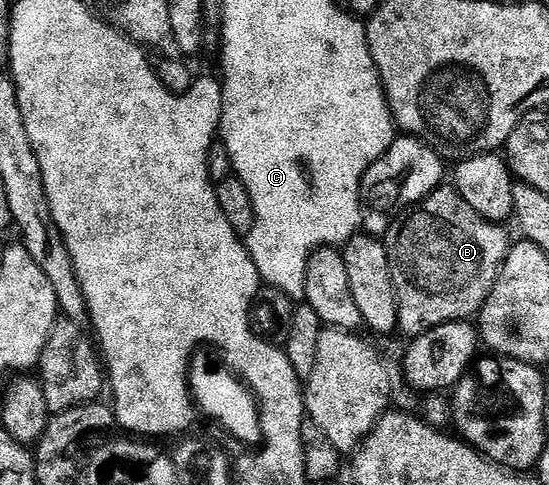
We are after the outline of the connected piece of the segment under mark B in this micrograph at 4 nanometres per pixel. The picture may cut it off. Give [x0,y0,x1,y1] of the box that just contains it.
[384,188,512,339]

